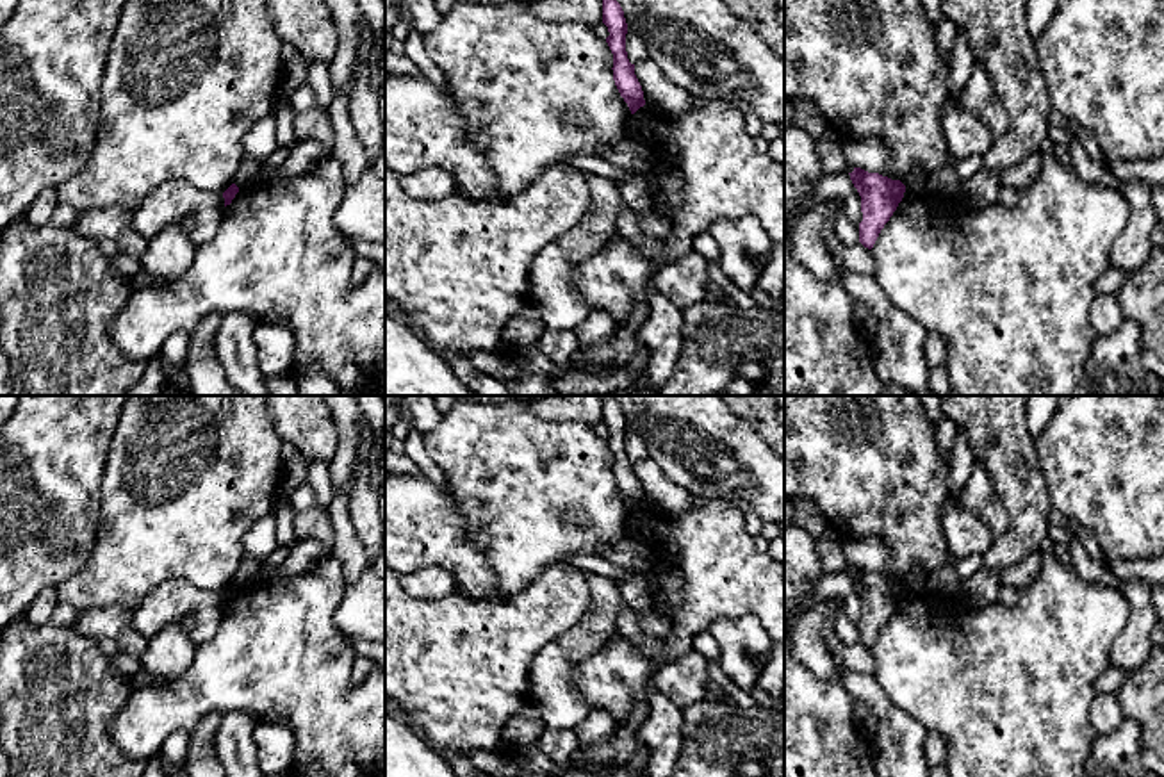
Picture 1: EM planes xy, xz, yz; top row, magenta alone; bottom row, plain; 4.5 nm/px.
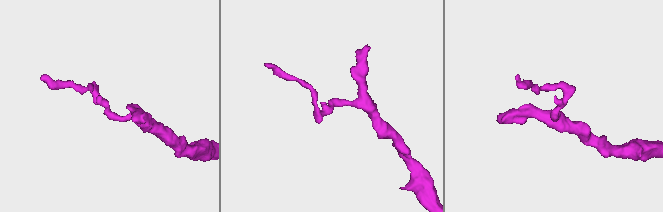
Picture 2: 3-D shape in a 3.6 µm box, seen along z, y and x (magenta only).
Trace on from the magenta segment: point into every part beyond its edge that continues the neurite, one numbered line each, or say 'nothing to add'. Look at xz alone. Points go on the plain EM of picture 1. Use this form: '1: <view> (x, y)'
nothing to add

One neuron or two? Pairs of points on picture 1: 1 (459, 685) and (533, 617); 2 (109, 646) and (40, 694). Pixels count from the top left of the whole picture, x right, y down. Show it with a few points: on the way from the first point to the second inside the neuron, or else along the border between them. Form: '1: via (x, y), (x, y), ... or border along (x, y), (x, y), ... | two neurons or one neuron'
1: via (478, 665), (489, 660), (514, 631) | one neuron
2: border along (95, 640), (107, 658) | two neurons

